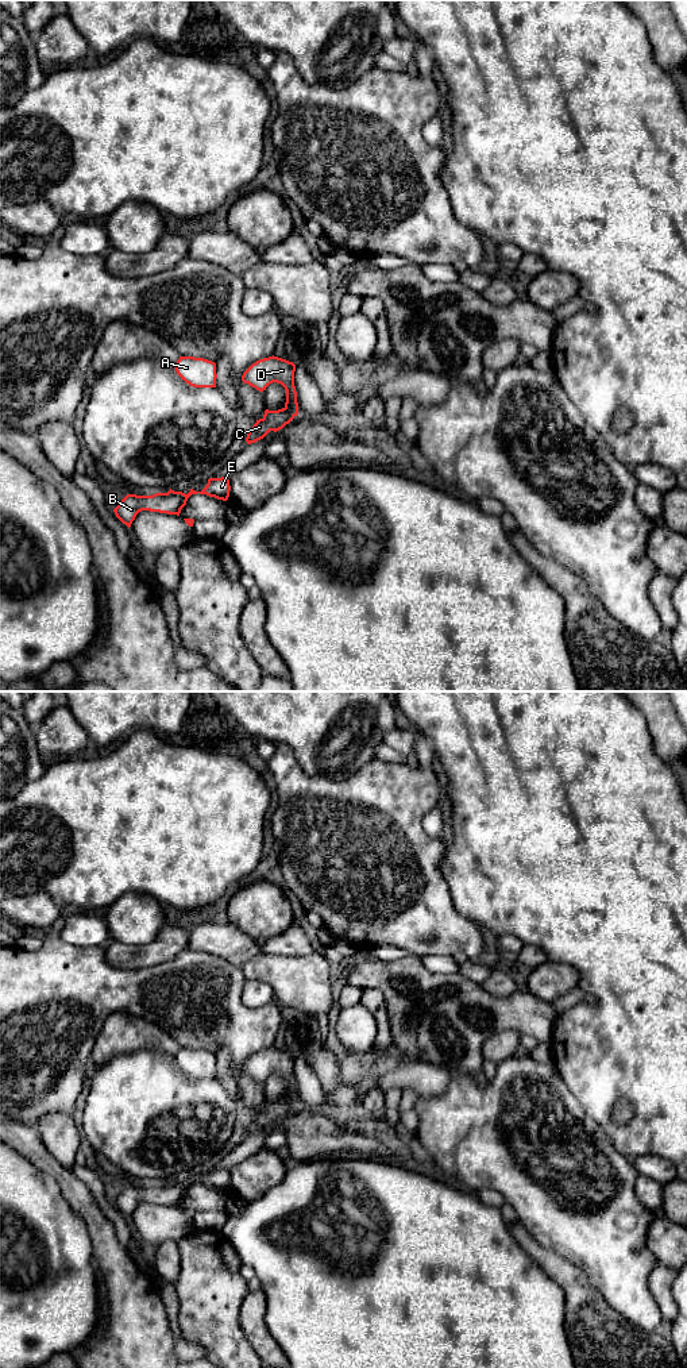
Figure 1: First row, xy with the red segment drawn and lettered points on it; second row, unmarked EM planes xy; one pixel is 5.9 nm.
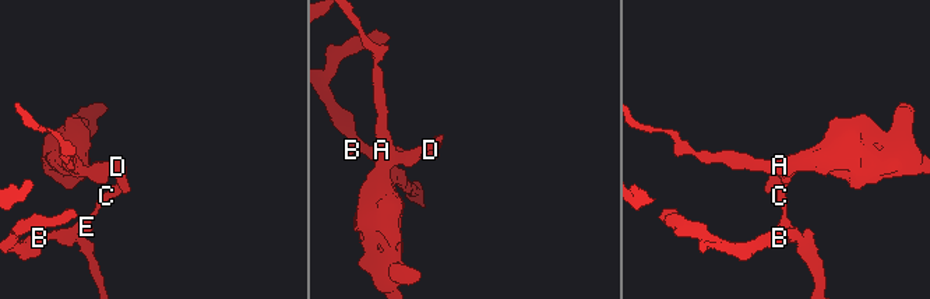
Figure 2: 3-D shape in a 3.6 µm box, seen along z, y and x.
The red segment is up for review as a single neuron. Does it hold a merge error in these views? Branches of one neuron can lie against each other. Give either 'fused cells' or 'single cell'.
fused cells

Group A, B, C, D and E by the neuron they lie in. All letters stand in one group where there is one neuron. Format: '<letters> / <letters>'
A D / B C E

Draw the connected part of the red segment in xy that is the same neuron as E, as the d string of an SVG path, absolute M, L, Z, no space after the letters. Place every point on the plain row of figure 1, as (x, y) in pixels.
M209 1169L207 1178L201 1183L190 1180L188 1186L171 1180L167 1184L155 1184L153 1187L127 1186L113 1203L116 1209L130 1219L136 1206L142 1202L180 1207L181 1201L186 1196L186 1192L192 1186L200 1184L227 1192L229 1182L231 1178L228 1169Z

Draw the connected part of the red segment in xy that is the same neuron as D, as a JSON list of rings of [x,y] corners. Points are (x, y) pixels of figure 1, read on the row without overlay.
[[[269,1048],[252,1055],[242,1067],[242,1072],[259,1083],[273,1075],[281,1075],[286,1082],[285,1101],[298,1106],[297,1083],[294,1078],[296,1056],[278,1048]]]

